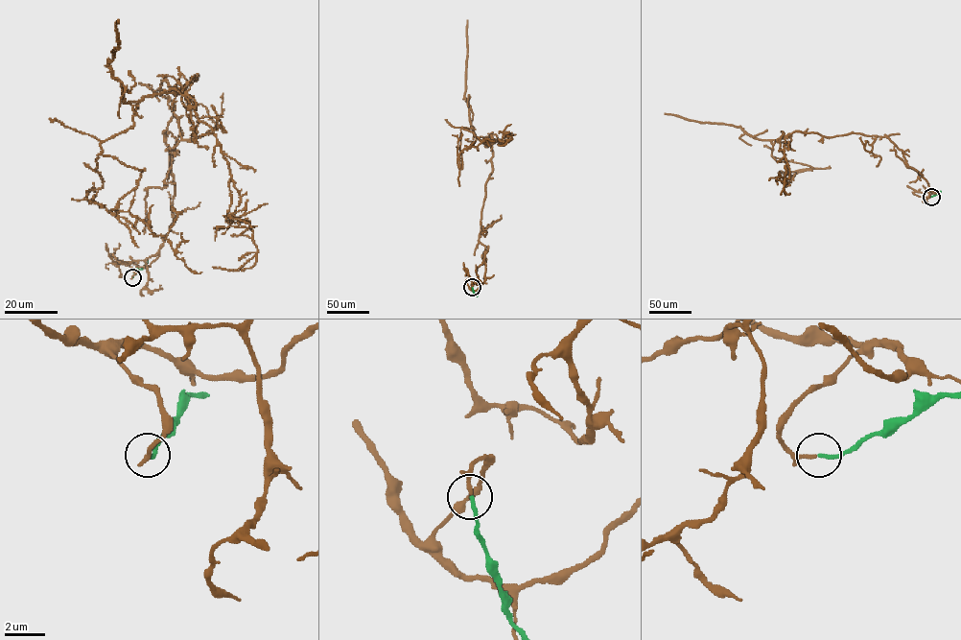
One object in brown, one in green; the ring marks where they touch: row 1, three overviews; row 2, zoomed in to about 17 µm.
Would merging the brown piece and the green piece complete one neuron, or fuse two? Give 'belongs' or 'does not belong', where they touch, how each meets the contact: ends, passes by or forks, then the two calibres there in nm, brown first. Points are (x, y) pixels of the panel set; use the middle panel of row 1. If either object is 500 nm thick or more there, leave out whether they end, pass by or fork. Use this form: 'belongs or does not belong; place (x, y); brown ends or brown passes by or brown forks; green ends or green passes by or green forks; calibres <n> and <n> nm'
belongs; place (472, 287); brown passes by; green ends; calibres 130 and 180 nm

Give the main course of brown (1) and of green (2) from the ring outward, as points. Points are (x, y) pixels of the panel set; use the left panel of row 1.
1: (132, 276), (173, 223), (175, 106), (153, 91), (197, 75), (126, 102), (118, 19)
2: (132, 276), (148, 260)

